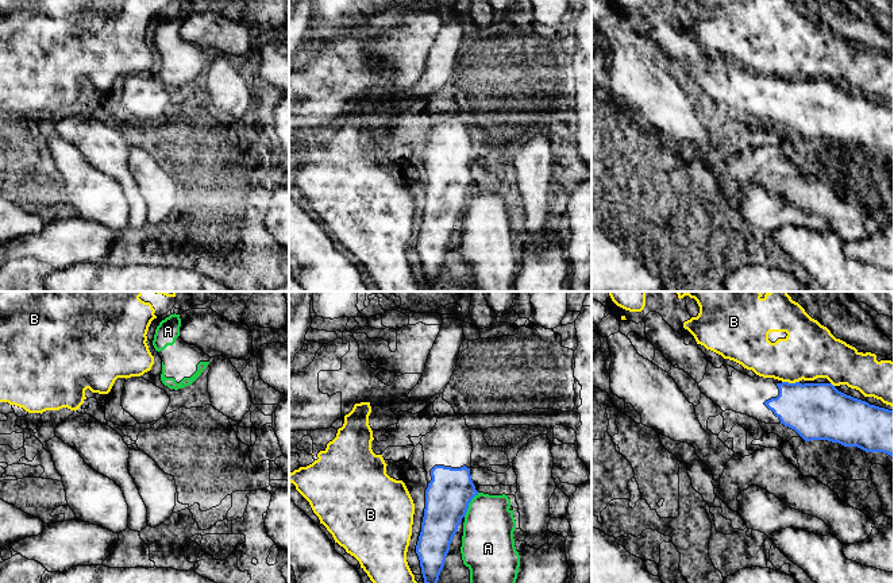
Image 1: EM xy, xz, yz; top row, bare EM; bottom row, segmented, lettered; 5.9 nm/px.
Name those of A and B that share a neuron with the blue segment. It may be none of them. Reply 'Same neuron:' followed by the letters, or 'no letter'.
Same neuron: no letter

